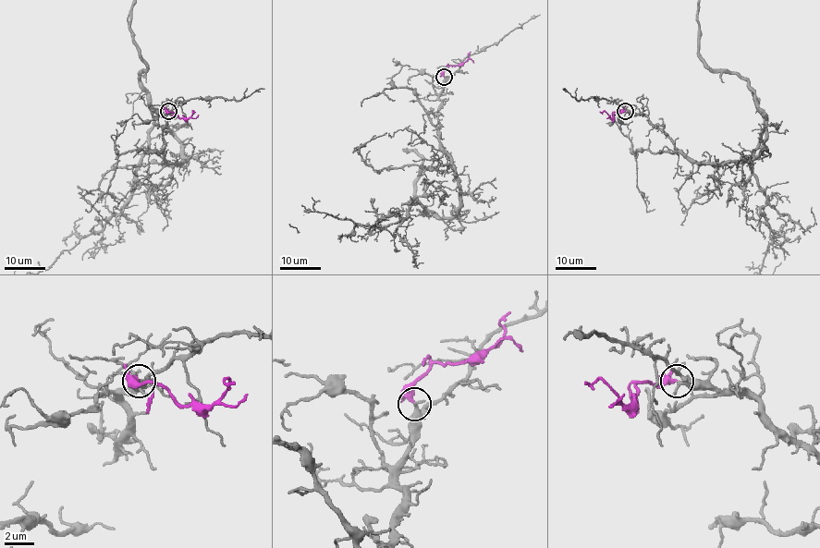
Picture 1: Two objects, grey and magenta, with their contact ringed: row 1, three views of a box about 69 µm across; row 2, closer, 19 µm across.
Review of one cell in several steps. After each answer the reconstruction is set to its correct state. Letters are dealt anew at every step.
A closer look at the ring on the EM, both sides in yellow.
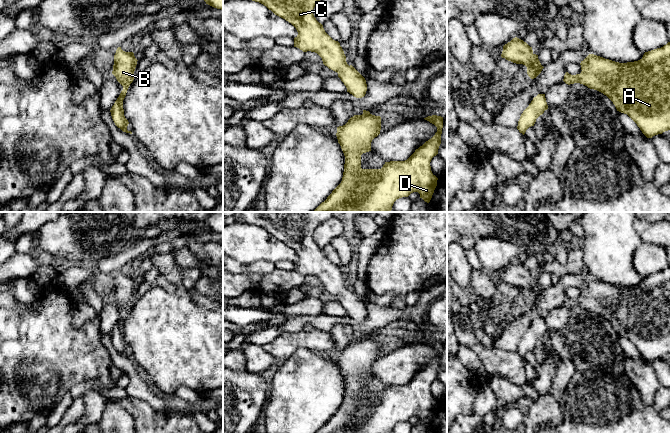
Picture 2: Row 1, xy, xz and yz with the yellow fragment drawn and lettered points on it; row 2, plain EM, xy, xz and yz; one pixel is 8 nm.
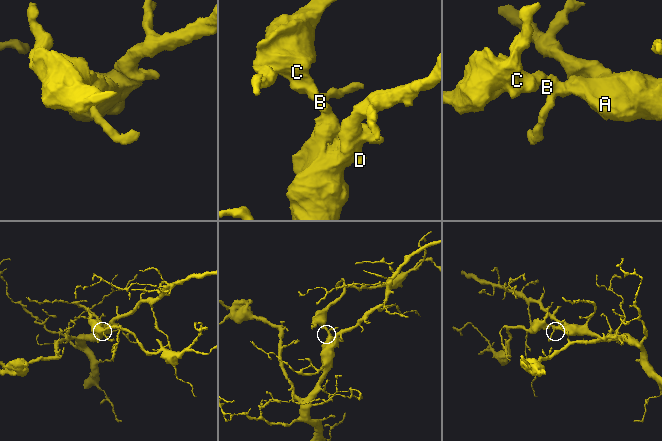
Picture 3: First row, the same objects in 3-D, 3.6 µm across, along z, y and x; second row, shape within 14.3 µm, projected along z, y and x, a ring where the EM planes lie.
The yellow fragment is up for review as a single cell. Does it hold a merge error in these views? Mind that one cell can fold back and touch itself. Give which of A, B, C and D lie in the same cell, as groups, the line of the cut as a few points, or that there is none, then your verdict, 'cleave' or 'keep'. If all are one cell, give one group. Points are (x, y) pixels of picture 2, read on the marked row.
A B C D; no cut; keep

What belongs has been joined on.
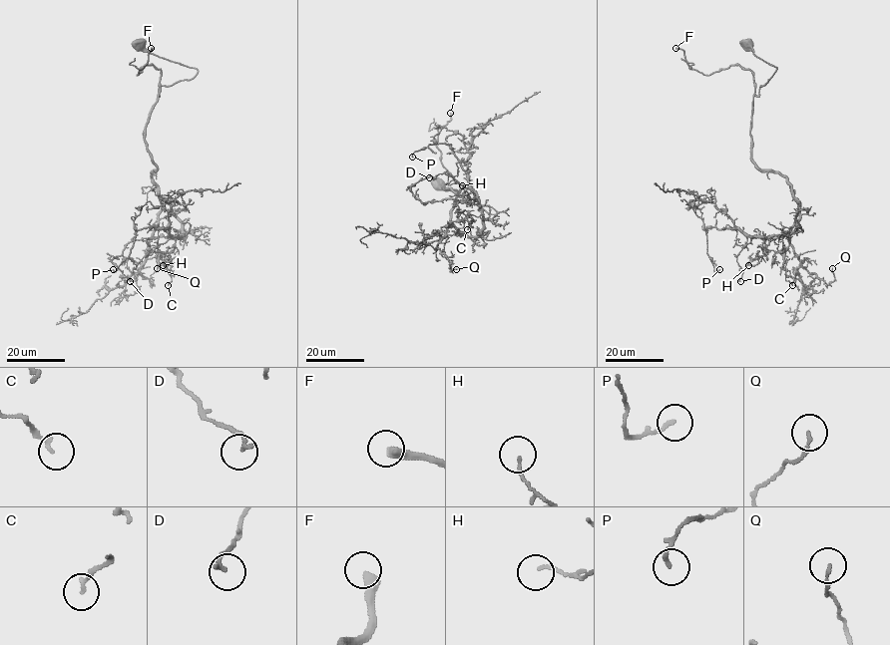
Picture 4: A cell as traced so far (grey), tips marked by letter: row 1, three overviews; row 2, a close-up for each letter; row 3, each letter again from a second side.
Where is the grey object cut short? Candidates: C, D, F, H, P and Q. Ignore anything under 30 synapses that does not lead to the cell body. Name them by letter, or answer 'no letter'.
F

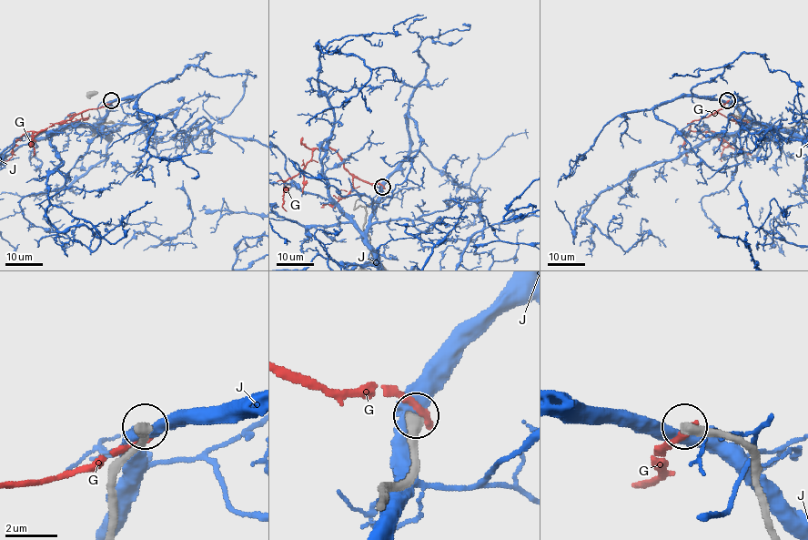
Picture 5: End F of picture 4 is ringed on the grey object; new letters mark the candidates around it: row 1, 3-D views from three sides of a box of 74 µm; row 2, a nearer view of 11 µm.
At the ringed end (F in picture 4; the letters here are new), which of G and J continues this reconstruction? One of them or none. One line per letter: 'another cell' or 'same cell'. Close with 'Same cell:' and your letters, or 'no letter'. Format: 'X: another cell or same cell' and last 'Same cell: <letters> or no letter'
G: another cell
J: another cell
Same cell: no letter

